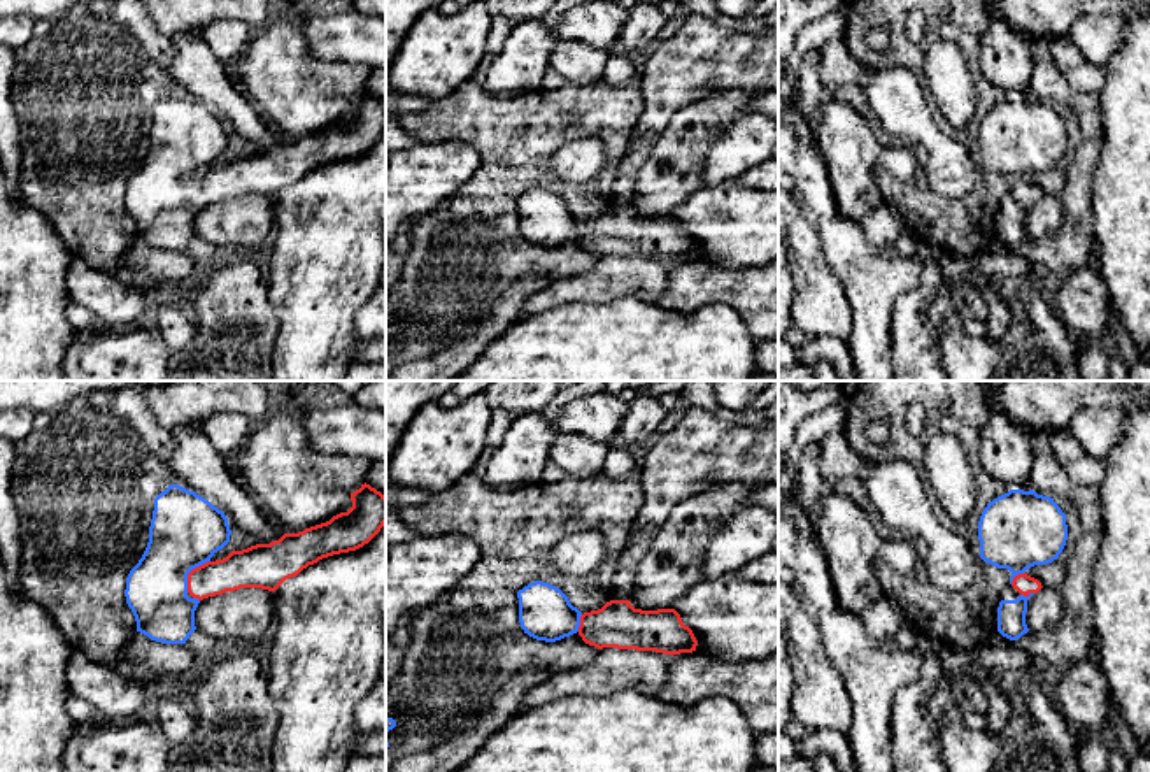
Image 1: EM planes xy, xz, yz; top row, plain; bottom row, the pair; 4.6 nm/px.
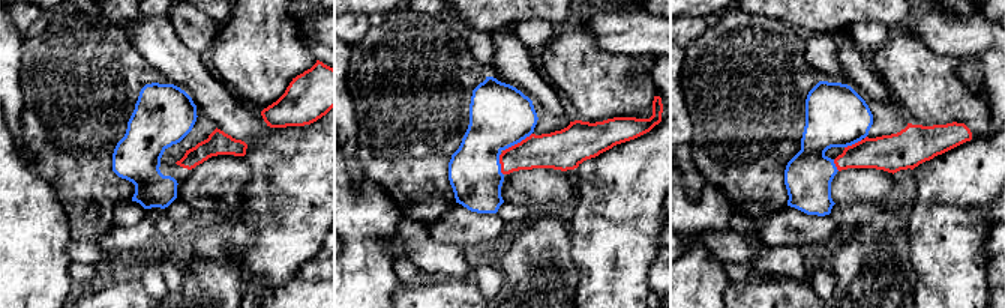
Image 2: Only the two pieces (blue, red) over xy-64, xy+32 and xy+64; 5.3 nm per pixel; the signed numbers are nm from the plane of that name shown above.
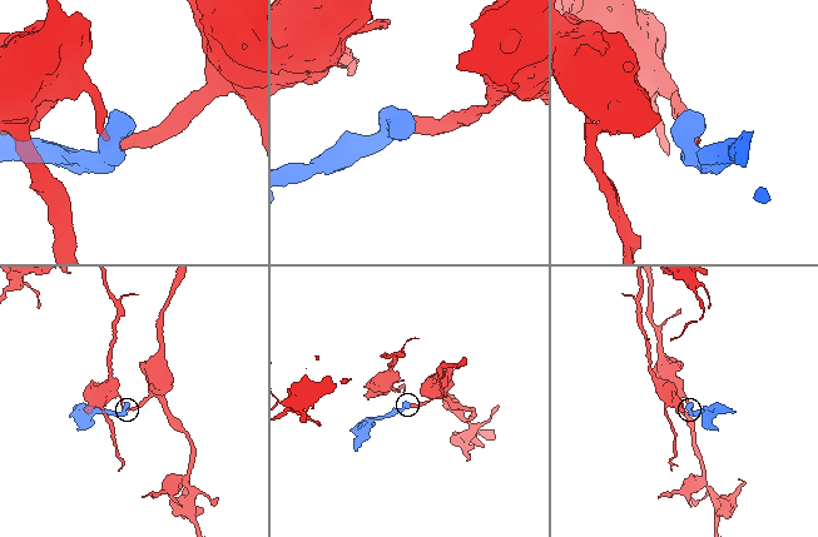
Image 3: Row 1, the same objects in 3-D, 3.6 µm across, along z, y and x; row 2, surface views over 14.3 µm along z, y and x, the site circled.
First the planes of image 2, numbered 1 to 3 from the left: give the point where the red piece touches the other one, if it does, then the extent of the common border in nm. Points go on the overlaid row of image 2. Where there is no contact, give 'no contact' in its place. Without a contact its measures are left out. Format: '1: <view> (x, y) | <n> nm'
1: no contact
2: xy+32 (516, 143) | 190 nm
3: xy+64 (852, 143) | 110 nm

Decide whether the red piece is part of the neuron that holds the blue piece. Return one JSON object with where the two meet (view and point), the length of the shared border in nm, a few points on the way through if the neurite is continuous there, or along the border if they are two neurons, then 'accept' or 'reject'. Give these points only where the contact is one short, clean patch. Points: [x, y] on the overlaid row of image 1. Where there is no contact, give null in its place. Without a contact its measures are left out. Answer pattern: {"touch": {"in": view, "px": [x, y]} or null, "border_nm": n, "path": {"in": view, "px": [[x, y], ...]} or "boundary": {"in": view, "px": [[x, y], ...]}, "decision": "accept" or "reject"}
{"touch": {"in": "xy", "px": [190, 571]}, "border_nm": 190, "path": {"in": "xy", "px": [[186, 530], [190, 571], [241, 569]]}, "decision": "accept"}

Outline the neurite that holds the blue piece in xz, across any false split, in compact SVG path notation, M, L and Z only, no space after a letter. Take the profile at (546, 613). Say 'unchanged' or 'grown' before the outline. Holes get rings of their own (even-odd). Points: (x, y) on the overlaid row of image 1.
grown; M542 581L519 590L517 598L521 628L536 640L556 642L579 633L586 644L598 649L656 651L671 656L692 653L698 646L692 630L682 623L675 609L642 611L635 609L629 600L610 600L601 609L582 614L559 588Z

